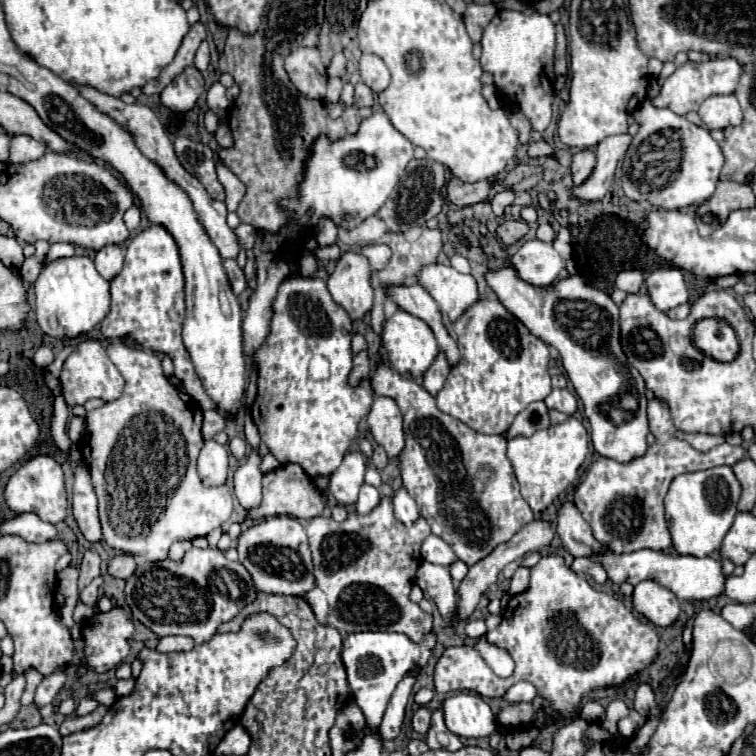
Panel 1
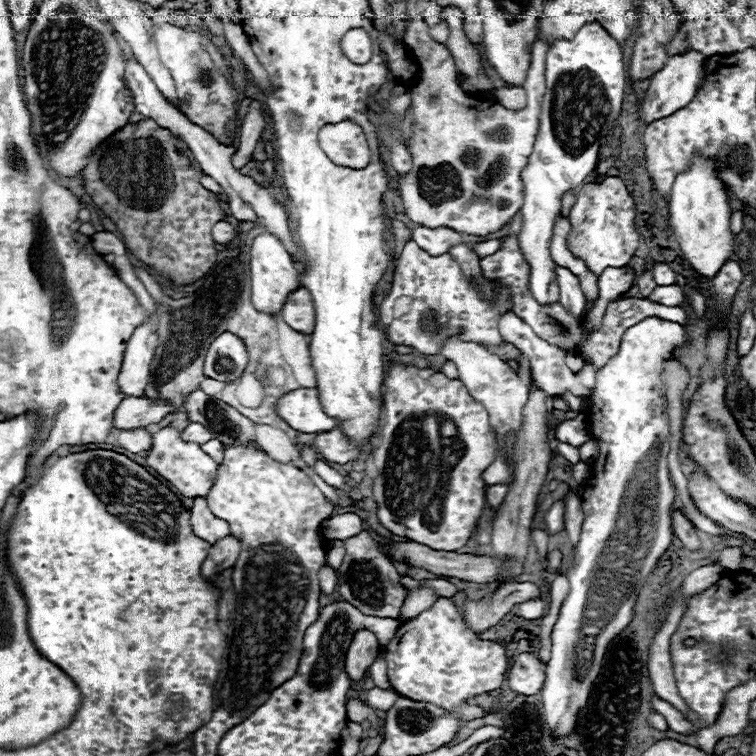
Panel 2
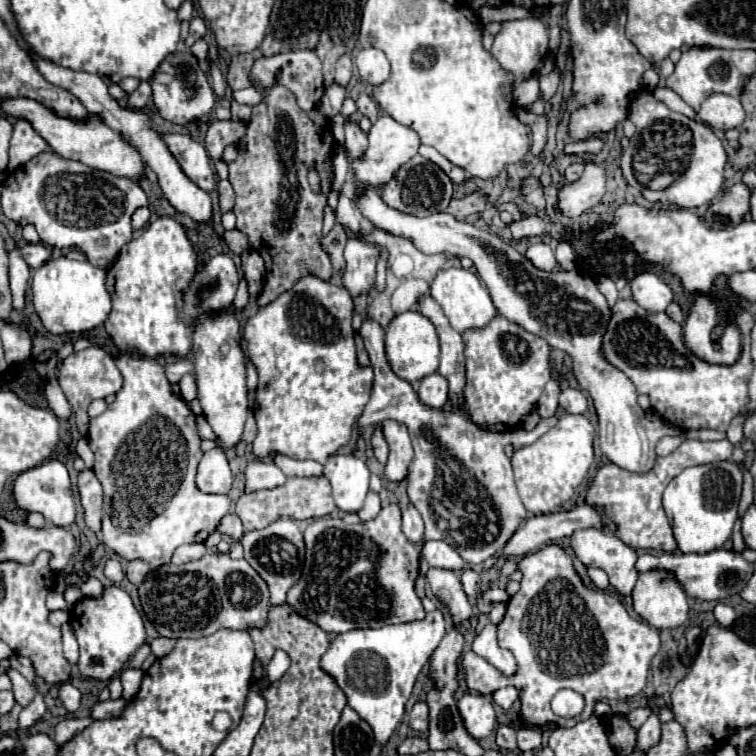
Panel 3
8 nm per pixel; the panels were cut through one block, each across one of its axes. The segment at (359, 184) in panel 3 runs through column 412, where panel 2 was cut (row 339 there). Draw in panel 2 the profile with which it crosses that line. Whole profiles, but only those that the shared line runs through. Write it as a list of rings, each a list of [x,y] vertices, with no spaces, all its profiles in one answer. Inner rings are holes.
[[[146,320],[136,328],[126,346],[122,370],[118,376],[120,390],[126,396],[144,396],[144,388],[150,376],[150,362],[156,348],[156,326],[158,320]]]

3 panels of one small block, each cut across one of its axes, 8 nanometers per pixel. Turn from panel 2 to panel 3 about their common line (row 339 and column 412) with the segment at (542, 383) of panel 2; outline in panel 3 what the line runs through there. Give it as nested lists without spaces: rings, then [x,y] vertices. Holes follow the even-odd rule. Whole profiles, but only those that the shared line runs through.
[[[412,502],[402,508],[402,530],[412,542],[420,542],[424,538],[424,522]]]

